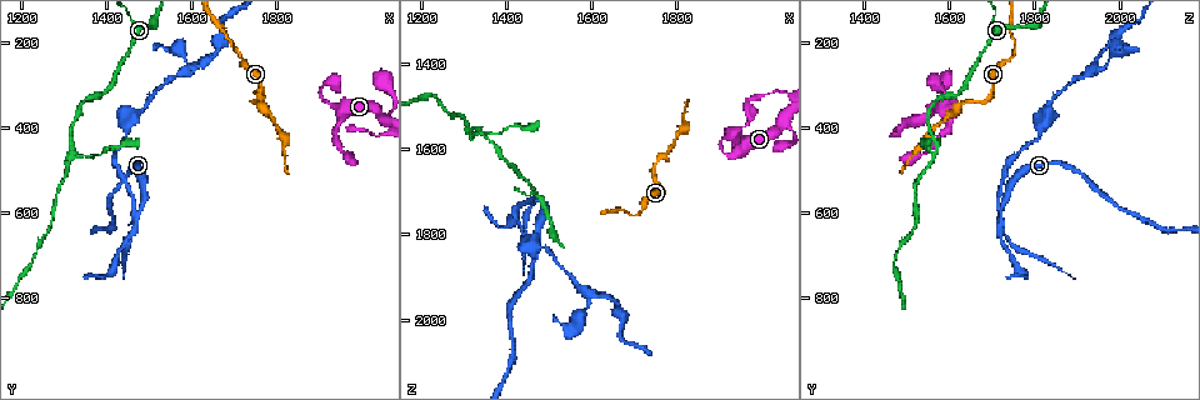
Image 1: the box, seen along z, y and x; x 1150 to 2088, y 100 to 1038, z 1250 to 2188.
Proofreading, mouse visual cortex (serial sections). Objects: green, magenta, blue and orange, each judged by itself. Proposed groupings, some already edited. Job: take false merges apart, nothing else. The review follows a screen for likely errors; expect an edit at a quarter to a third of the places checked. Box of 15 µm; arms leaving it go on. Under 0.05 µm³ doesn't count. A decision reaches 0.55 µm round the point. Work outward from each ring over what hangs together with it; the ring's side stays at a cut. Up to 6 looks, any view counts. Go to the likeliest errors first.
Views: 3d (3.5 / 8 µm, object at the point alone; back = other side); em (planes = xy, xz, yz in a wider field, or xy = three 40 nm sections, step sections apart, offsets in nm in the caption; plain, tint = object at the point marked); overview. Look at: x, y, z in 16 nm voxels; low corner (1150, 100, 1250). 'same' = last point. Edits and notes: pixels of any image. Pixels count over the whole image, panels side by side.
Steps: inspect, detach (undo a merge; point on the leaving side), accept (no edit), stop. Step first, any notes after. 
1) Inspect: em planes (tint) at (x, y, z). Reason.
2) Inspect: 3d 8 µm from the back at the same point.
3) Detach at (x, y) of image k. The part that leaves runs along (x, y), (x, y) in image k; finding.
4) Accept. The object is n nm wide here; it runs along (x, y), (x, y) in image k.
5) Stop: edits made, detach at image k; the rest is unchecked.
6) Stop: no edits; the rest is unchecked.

Inspect: 3d 3.5 µm at (1470, 600, 1725). Two arms in line, one across.

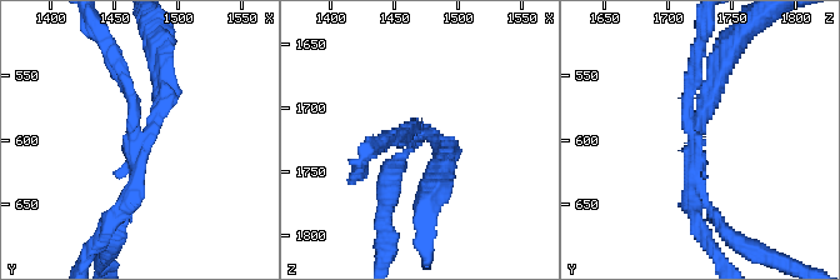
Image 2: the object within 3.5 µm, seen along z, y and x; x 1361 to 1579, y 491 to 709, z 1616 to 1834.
Inspect: em xy step 2 (tint) at (1474, 598, 1720). 3 arms meet here; the arms are 200, 200, 250 nm wide; need the tissue.

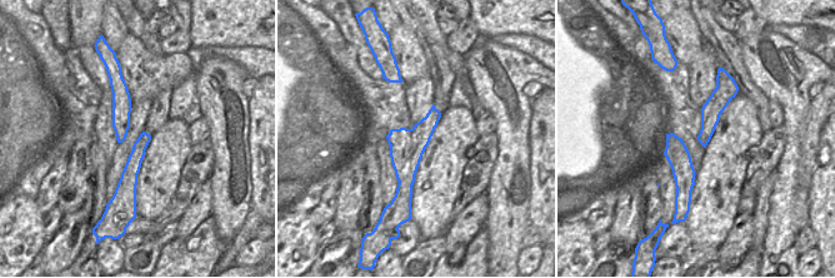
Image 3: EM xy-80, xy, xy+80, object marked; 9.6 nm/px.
Detach at (398, 176) of image 2. A border runs along (413, 129), (410, 159), (399, 182) in image 3; two cells meet here.

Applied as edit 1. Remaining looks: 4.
Inspect: overview.

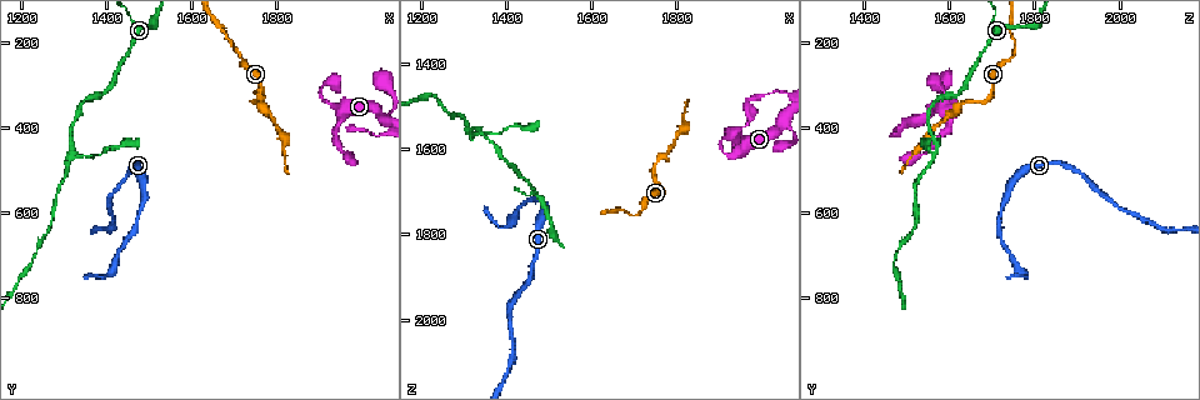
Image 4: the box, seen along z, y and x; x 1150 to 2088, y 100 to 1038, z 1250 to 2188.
Inspect: 3d 3.5 µm at (1310, 445, 1570). Three arms meet.

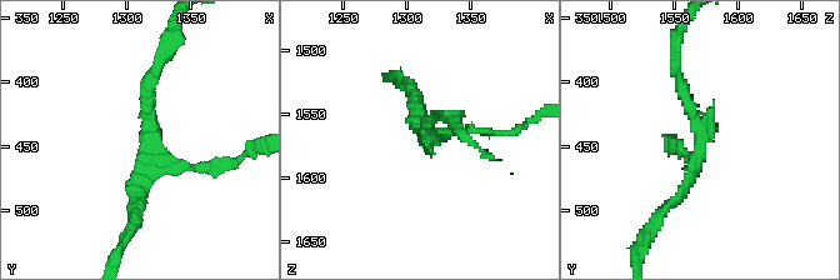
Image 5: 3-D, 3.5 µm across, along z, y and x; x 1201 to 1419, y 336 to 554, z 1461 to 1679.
Inspect: em xy step 3 (tint) at (1316, 448, 1570). 3 arms meet here; the arms are 100, 150, 200 nm wide; shape alone is not enough.

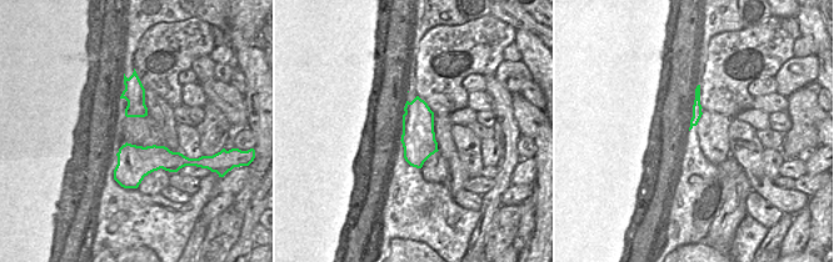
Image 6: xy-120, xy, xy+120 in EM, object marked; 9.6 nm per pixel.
Accept. It runs along (155, 69), (136, 214) in image 5; continuous, no second cell.

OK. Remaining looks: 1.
Stop: edits made, detach at image 2; the rest is unchecked.

